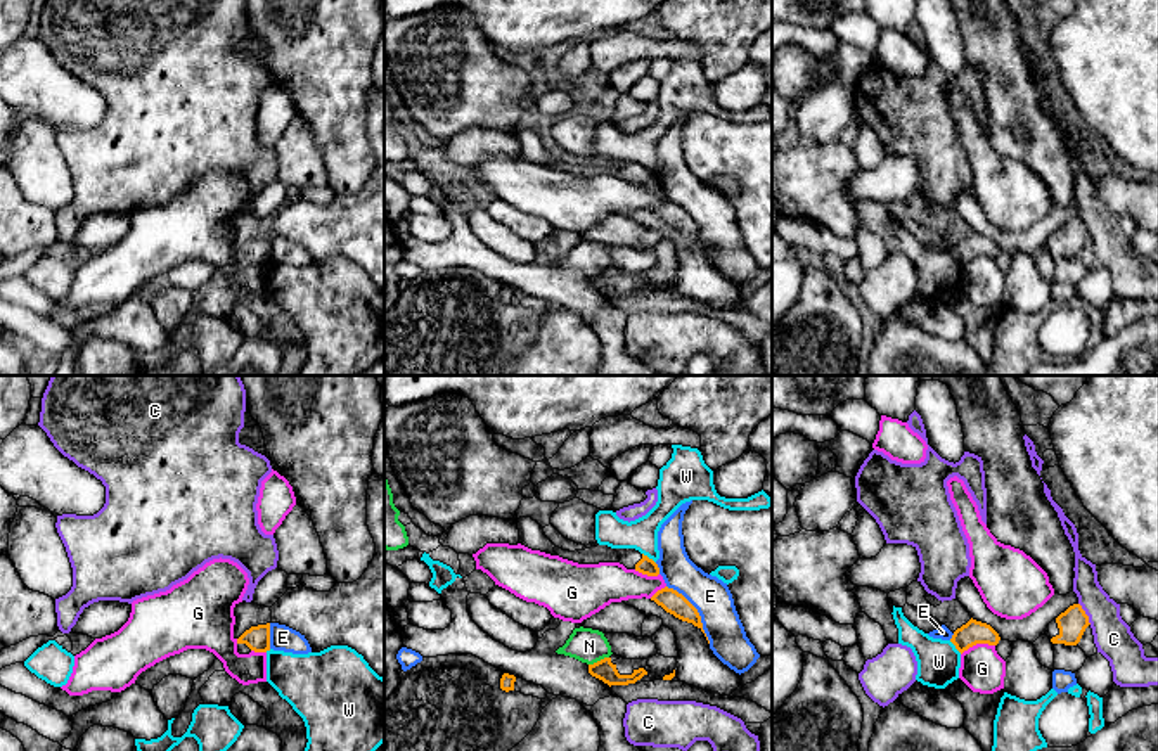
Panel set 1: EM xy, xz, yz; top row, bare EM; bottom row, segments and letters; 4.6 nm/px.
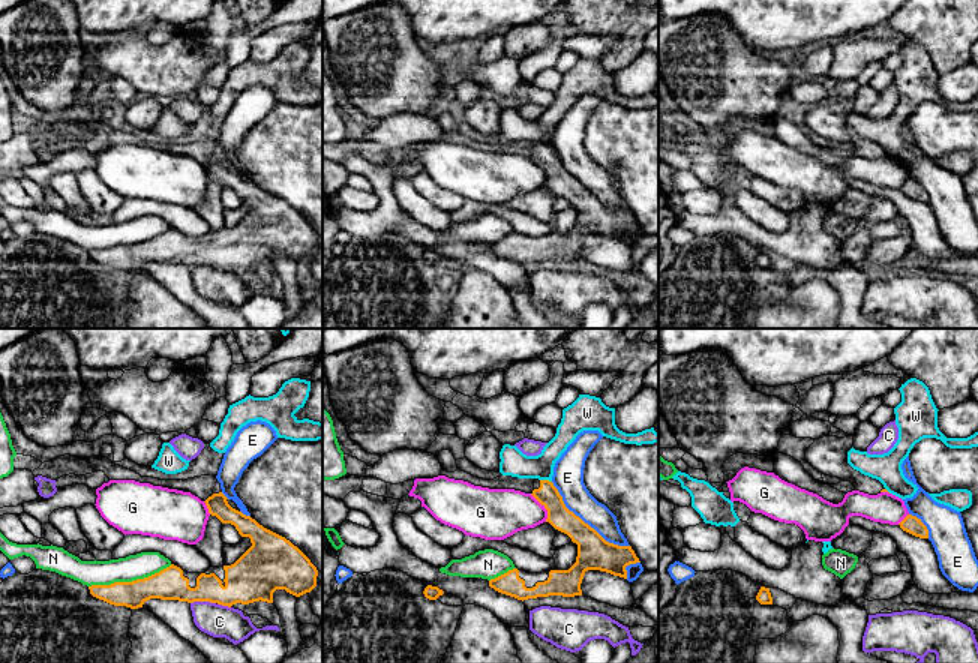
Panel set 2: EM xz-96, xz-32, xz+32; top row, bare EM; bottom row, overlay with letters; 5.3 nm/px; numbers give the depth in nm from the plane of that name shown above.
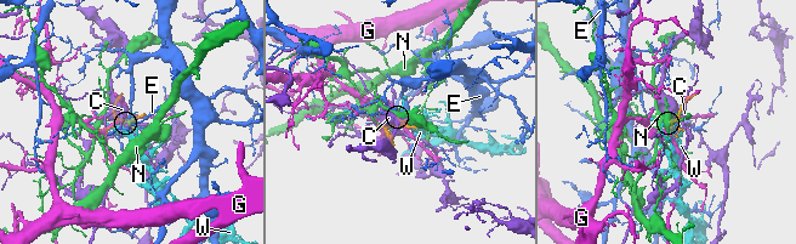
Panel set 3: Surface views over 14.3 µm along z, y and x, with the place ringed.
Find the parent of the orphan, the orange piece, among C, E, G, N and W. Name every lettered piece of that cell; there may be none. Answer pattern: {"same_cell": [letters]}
{"same_cell": []}

